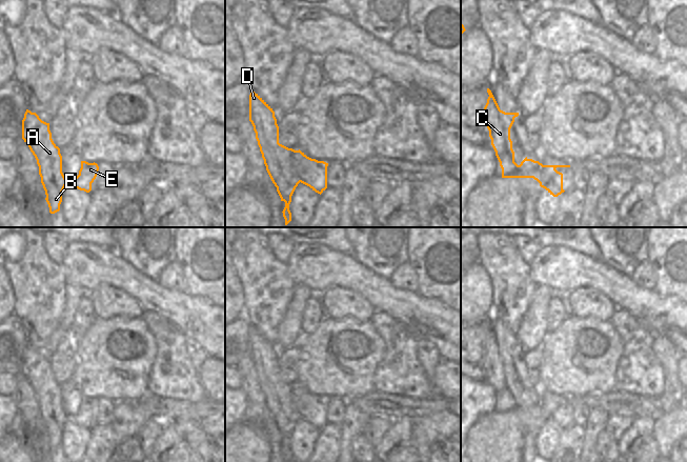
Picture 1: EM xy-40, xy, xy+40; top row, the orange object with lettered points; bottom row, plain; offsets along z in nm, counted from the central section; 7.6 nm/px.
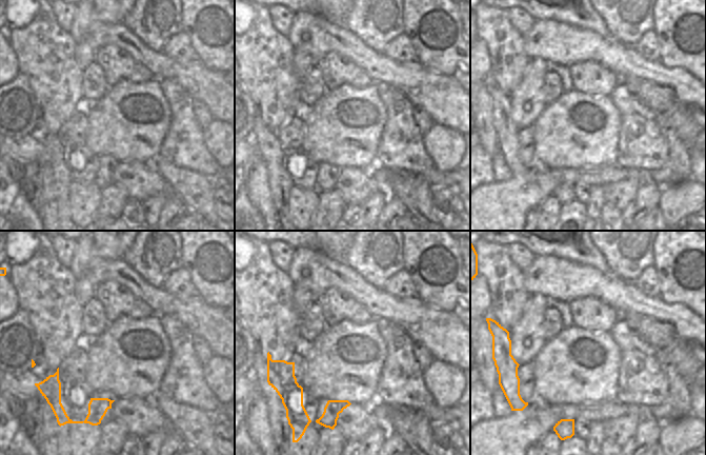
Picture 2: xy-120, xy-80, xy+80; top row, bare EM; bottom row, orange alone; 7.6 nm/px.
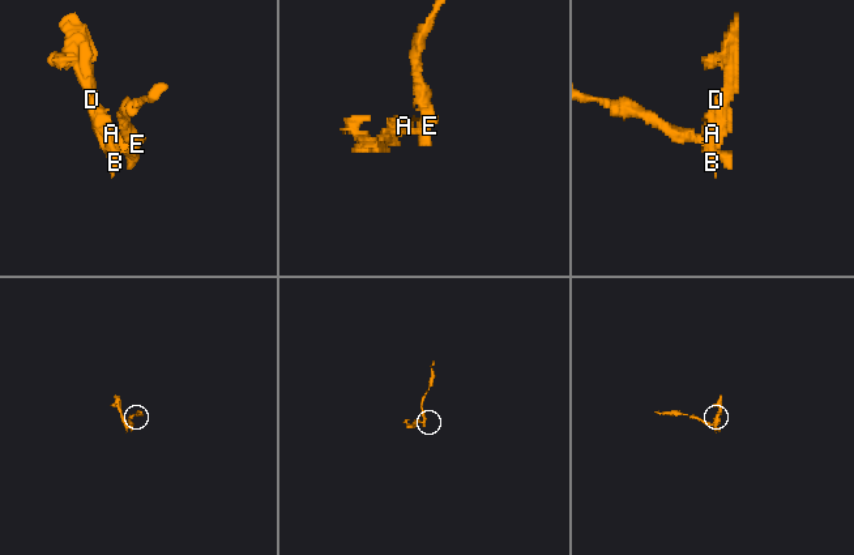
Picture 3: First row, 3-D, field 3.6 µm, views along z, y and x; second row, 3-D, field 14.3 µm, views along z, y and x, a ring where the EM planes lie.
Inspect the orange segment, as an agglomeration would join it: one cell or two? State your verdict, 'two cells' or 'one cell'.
two cells

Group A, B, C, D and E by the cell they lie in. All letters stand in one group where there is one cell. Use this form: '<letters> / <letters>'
A B C D / E

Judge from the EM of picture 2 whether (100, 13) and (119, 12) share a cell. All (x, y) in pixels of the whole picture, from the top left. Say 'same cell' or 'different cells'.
same cell

